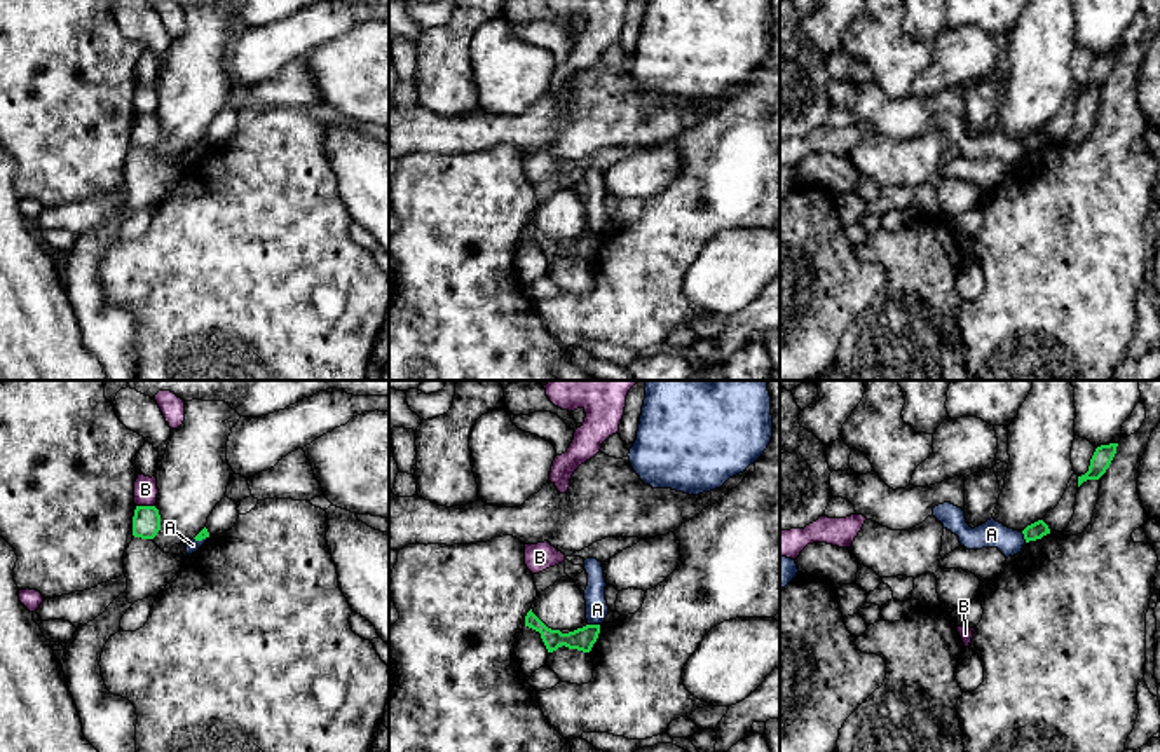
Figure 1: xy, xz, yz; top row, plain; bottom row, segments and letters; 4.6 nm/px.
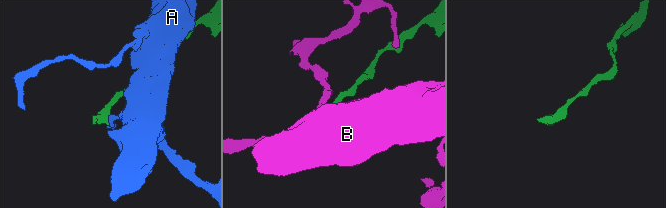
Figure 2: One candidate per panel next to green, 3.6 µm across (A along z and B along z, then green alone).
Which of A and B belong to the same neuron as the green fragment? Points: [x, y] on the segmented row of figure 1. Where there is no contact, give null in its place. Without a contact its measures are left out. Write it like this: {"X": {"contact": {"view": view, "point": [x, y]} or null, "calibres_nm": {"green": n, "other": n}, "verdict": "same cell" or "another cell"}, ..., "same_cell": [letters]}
{"A": {"contact": {"view": "xz", "point": [593, 625]}, "calibres_nm": {"green": 110, "other": 110}, "verdict": "another cell"}, "B": {"contact": {"view": "xy", "point": [145, 506]}, "calibres_nm": {"green": 130, "other": 110}, "verdict": "another cell"}, "same_cell": []}

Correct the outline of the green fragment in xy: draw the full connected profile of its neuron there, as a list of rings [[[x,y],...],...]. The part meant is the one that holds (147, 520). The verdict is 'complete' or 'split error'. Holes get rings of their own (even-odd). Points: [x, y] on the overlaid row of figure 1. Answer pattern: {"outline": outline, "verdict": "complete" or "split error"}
{"outline": [[[136,506],[133,516],[133,536],[154,539],[160,530],[160,515],[155,506]]], "verdict": "complete"}

